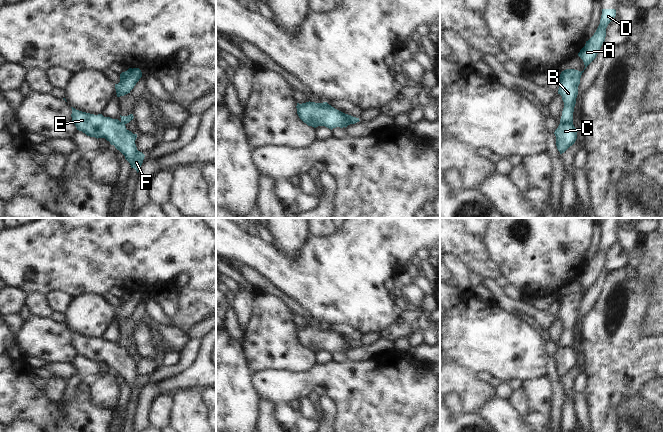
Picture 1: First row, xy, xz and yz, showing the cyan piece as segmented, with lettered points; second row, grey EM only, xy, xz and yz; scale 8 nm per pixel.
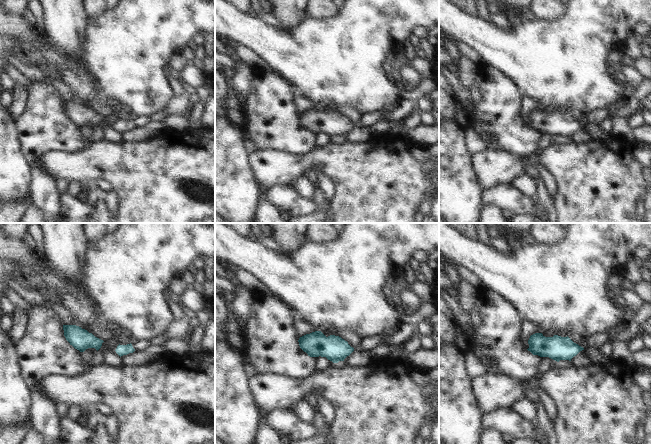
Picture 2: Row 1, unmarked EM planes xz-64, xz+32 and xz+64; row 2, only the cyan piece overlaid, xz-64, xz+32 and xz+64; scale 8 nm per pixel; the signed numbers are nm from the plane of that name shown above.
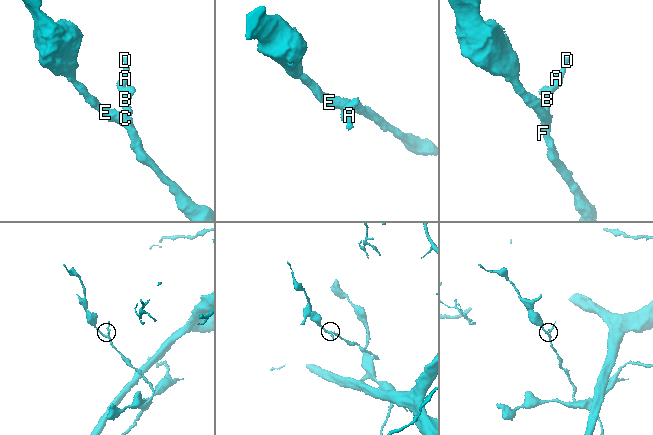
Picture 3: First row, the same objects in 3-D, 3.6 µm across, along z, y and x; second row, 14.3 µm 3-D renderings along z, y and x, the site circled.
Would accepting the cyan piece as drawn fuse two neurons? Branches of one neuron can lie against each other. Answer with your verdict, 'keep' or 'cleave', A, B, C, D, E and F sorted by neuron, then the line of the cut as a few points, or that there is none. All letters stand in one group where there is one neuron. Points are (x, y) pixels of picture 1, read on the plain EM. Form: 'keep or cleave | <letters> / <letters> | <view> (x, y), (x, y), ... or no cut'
cleave | A B D / C E F | yz (560, 346), (572, 347)

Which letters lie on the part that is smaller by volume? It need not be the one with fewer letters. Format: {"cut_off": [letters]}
{"cut_off": ["A", "B", "D"]}

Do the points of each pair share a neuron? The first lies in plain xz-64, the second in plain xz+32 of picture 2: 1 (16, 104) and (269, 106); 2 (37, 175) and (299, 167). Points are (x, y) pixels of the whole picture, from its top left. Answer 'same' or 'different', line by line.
1: different
2: different

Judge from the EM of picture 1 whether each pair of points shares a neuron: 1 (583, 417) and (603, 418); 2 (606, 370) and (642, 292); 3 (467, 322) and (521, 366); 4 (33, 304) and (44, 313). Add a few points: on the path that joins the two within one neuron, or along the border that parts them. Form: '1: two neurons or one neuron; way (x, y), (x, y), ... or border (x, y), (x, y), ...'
1: two neurons; border (583, 394), (590, 421)
2: one neuron; way (614, 351), (614, 332), (621, 324), (626, 311)
3: one neuron; way (480, 335), (488, 338), (508, 358)
4: one neuron; way (36, 305), (41, 310)

